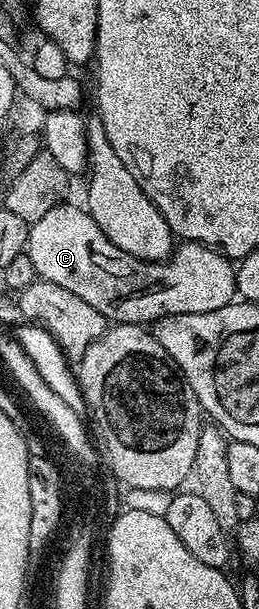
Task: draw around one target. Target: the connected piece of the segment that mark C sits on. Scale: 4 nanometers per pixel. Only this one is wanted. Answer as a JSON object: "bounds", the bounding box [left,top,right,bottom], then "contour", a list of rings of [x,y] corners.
{"bounds":[27,203,237,325],"contour":[[[71,203],[51,209],[40,223],[30,226],[27,253],[40,278],[71,289],[91,309],[99,309],[110,324],[152,325],[156,319],[175,313],[211,313],[211,309],[223,309],[223,305],[234,302],[237,272],[217,248],[181,241],[168,259],[148,263],[123,253],[95,225],[84,206],[72,207]]]}

